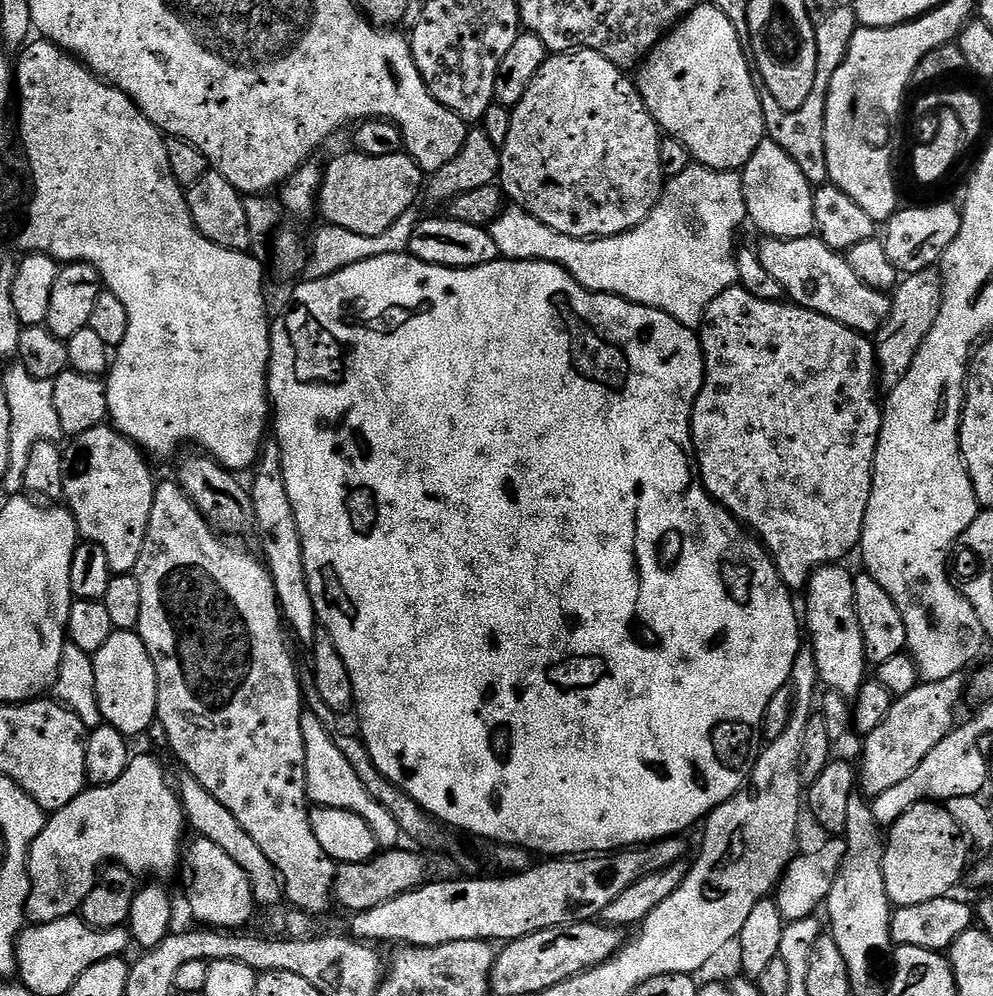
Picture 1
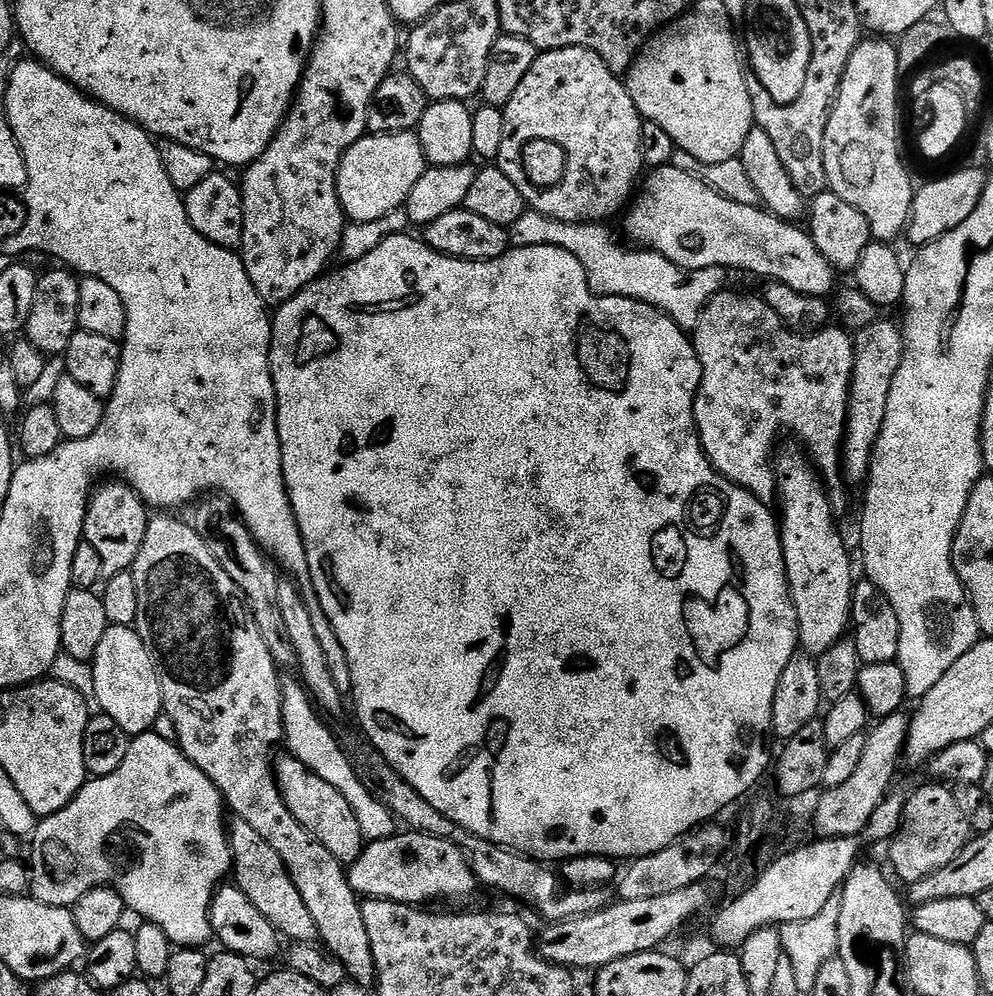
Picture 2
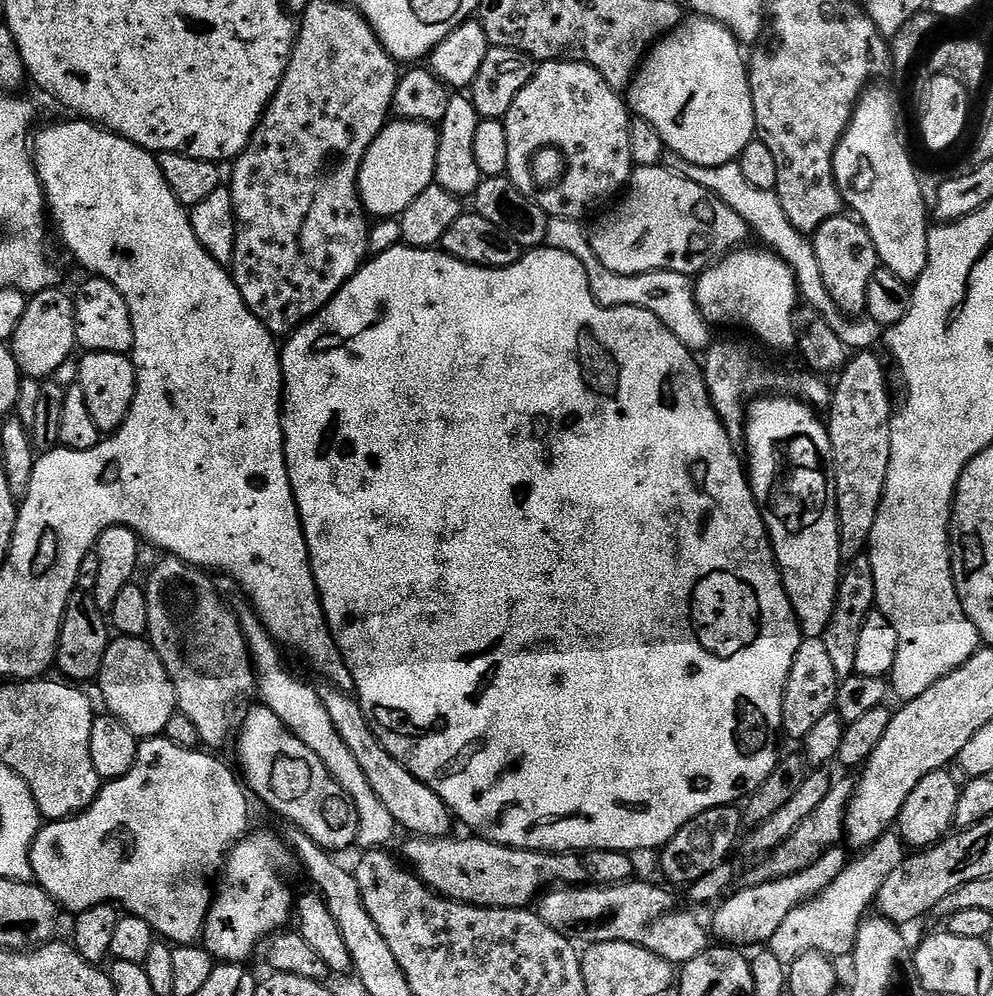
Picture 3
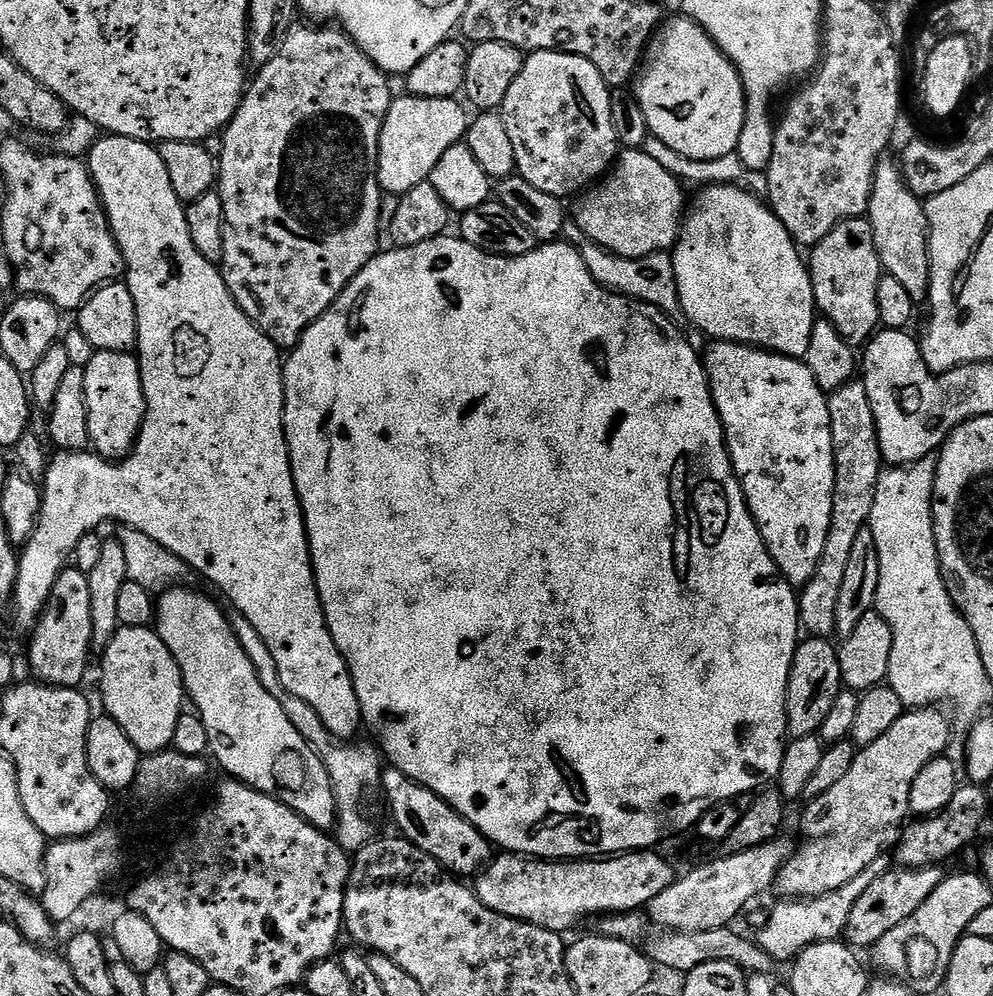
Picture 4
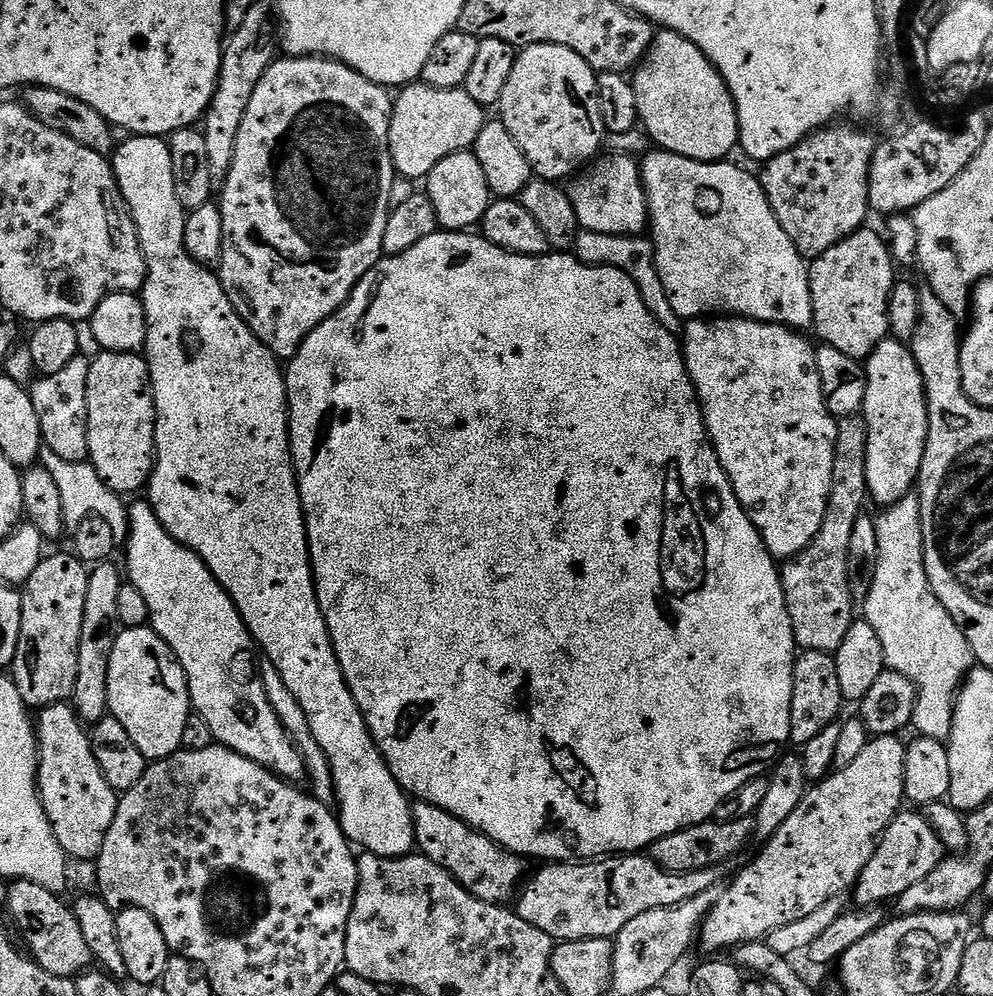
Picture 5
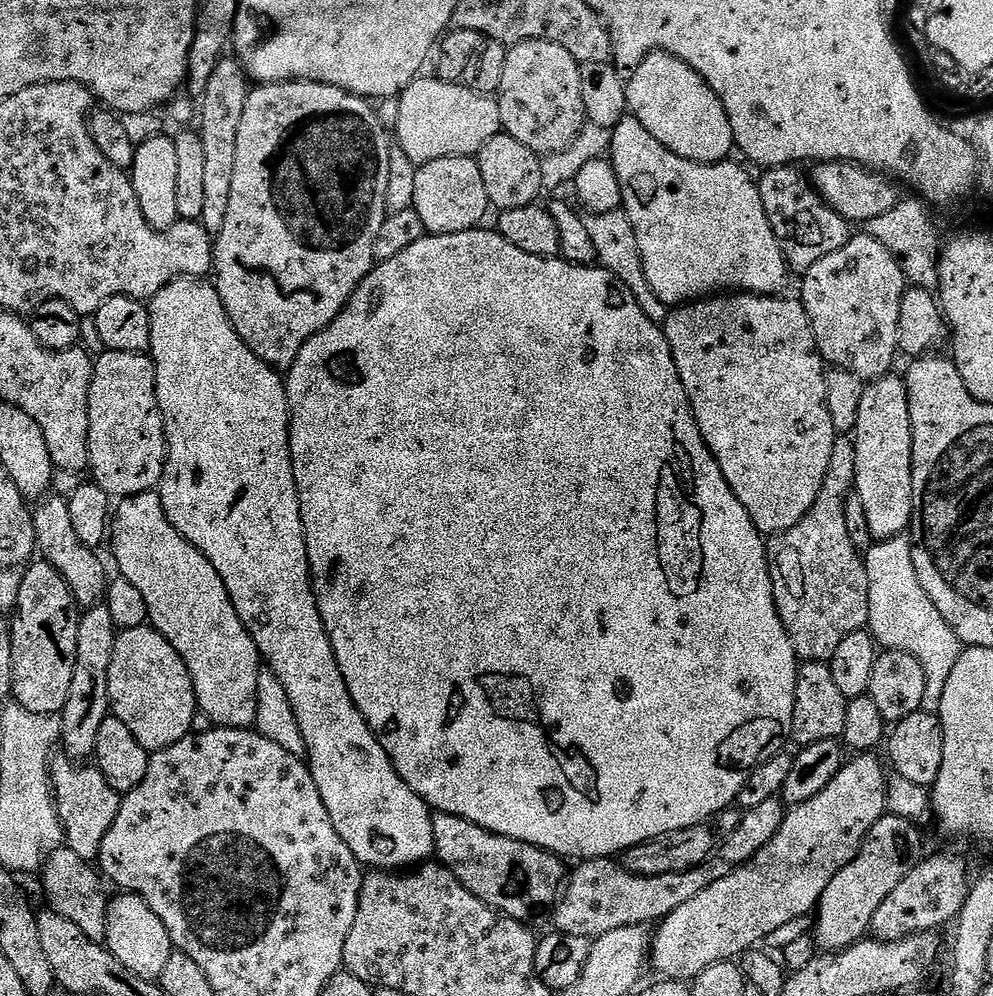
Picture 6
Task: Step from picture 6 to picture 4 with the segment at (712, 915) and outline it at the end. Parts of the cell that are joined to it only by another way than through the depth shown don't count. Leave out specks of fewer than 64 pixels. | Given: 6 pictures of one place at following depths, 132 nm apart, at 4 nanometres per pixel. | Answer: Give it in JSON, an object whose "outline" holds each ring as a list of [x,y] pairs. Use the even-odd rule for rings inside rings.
{"outline":[[[939,707],[917,708],[915,710],[905,711],[904,716],[898,718],[898,722],[894,722],[894,726],[890,726],[890,730],[886,730],[886,734],[882,738],[878,738],[878,742],[863,745],[863,747],[857,751],[856,757],[854,758],[854,766],[850,766],[850,774],[846,774],[846,778],[842,778],[842,782],[836,783],[835,786],[830,786],[830,790],[826,790],[820,796],[807,801],[808,809],[804,812],[804,832],[809,836],[809,840],[806,841],[797,852],[795,849],[795,851],[789,855],[783,870],[776,876],[775,891],[780,891],[781,894],[784,895],[781,897],[784,898],[815,898],[825,896],[827,892],[833,892],[842,886],[846,886],[846,882],[850,882],[850,878],[858,878],[858,874],[862,874],[862,870],[866,870],[866,866],[870,866],[870,862],[881,859],[881,857],[885,855],[884,847],[886,847],[887,844],[889,844],[889,846],[895,845],[897,841],[899,841],[900,833],[905,827],[906,821],[909,819],[910,786],[914,786],[914,778],[918,778],[918,770],[922,770],[922,766],[926,766],[926,762],[930,762],[934,757],[945,755],[948,750],[948,740],[953,735],[954,729],[949,717],[945,715]]]}

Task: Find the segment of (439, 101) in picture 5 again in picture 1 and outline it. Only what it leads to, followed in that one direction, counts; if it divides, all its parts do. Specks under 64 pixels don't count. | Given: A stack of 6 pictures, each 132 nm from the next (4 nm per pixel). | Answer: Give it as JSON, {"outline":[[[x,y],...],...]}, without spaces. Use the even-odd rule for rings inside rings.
{"outline":[[[355,150],[349,153],[349,156],[340,156],[337,160],[330,161],[328,168],[326,164],[323,169],[318,197],[319,215],[324,215],[323,219],[329,224],[342,226],[346,230],[354,230],[354,234],[370,234],[371,236],[382,234],[390,226],[394,226],[394,222],[398,222],[398,218],[402,218],[402,214],[406,214],[408,208],[417,203],[416,195],[419,192],[421,195],[422,192],[420,167],[403,151],[389,156],[367,156]]]}

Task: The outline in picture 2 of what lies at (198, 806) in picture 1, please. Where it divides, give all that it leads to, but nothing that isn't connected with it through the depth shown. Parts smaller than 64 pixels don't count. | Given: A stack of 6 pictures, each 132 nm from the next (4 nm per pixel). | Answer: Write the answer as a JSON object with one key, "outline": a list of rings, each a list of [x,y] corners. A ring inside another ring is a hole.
{"outline":[[[237,816],[229,821],[226,829],[228,844],[232,848],[233,873],[237,887],[258,907],[281,937],[293,943],[313,943],[318,938],[314,918],[310,917],[310,910],[307,909],[302,894],[298,892],[282,858],[275,853],[274,846],[266,842],[254,826]]]}

